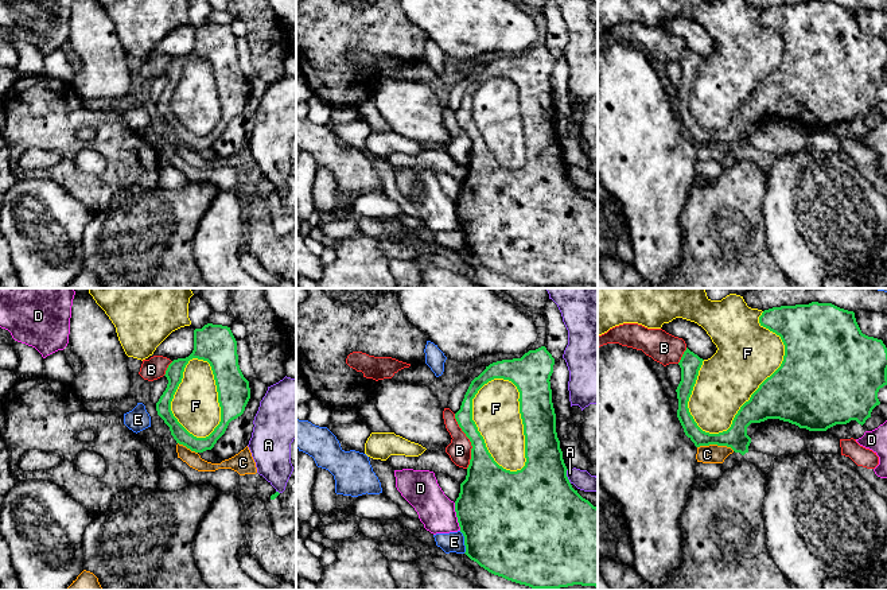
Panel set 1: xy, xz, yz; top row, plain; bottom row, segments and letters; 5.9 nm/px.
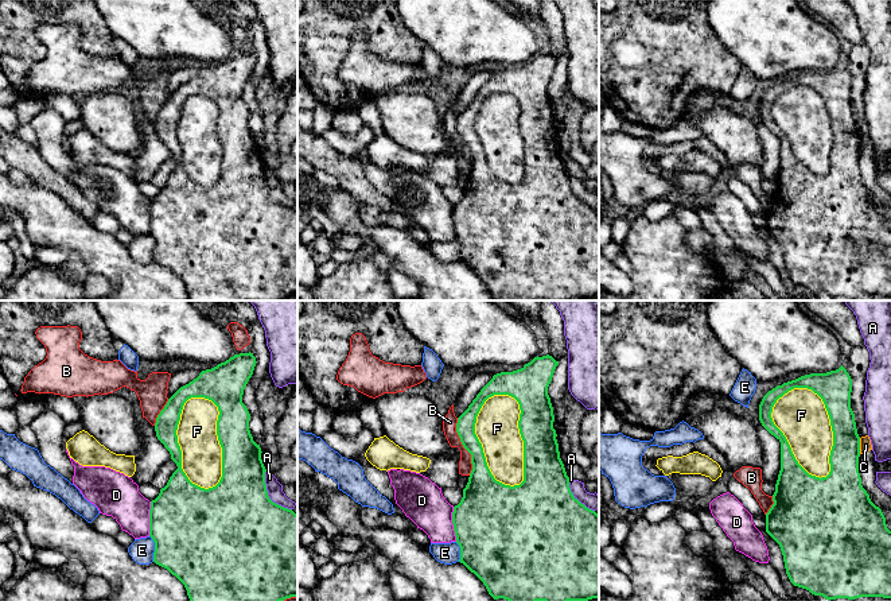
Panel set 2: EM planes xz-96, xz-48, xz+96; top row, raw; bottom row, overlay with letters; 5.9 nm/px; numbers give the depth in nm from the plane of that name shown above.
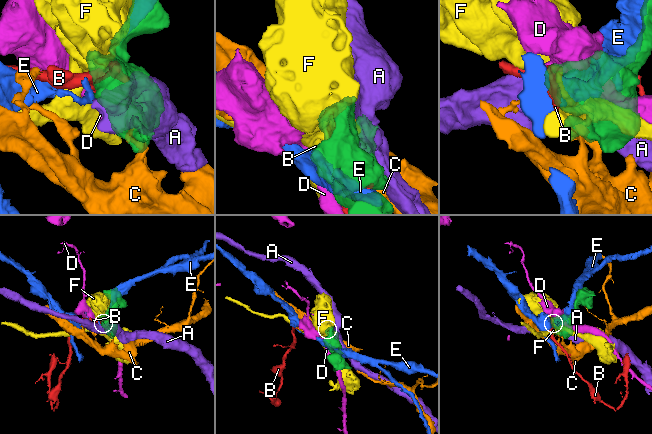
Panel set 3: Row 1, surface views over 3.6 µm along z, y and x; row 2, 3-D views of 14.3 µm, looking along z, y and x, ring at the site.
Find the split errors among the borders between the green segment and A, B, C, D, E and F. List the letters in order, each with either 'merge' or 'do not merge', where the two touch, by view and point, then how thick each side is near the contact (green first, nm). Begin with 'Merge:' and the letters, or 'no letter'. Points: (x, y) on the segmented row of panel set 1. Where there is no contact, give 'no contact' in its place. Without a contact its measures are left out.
Merge: no letter
A: do not merge; meets green in xz at (565, 476); 480 nm thick on the green side, 110 nm on the other
B: do not merge; meets green in xz at (470, 441); 240 nm thick on the green side, 140 nm on the other
C: do not merge; meets green in yz at (716, 443); 140 nm thick on the green side, 110 nm on the other
D: do not merge; meets green in xz at (456, 516); 500 nm thick on the green side, 220 nm on the other
E: do not merge; meets green in xz at (465, 542); 500 nm thick on the green side, 130 nm on the other
F: do not merge; meets green in yz at (766, 379); 440 nm thick on the green side, 380 nm on the other

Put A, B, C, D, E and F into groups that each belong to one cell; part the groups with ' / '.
A / B / C / D / E / F

